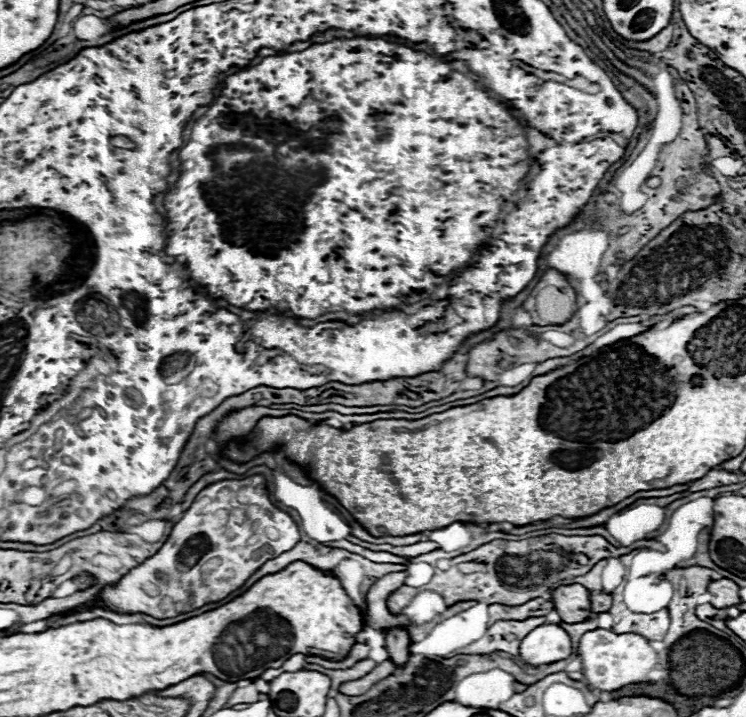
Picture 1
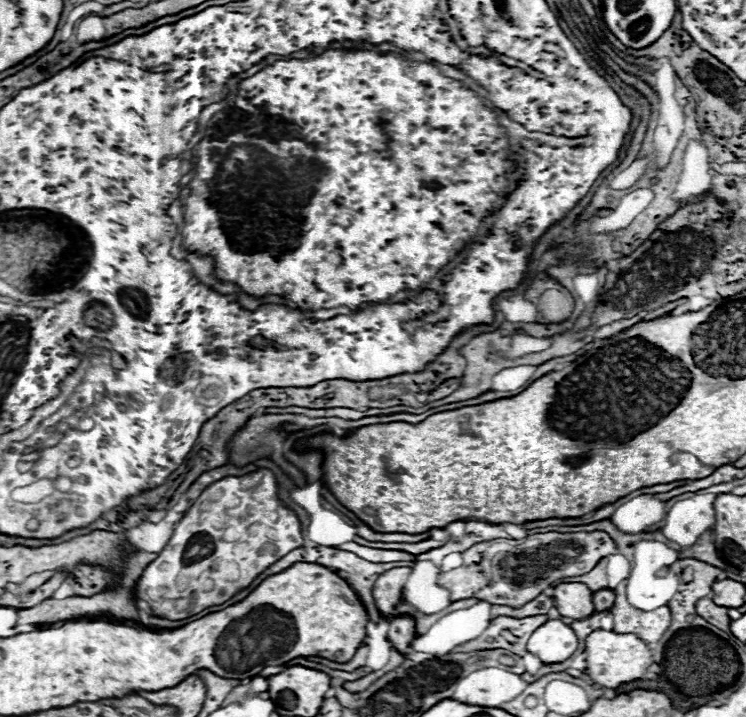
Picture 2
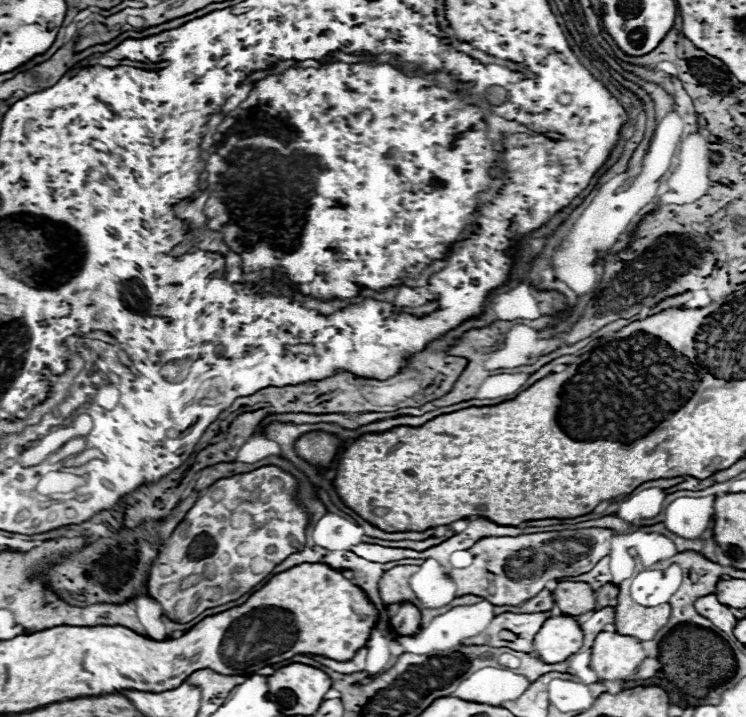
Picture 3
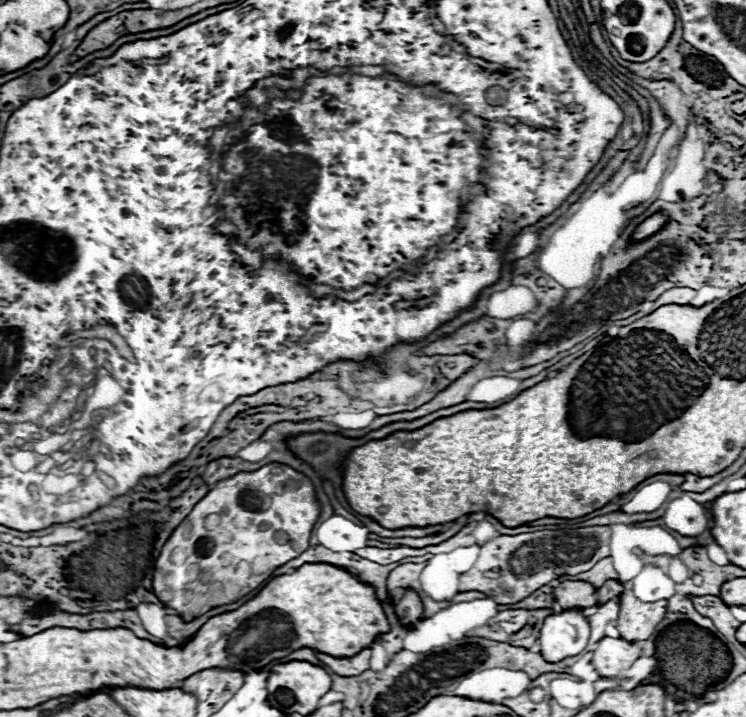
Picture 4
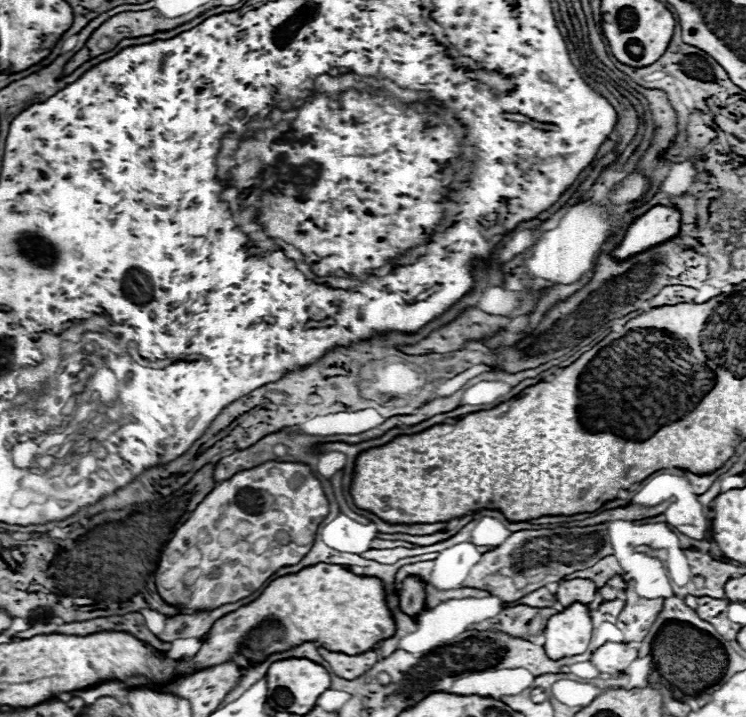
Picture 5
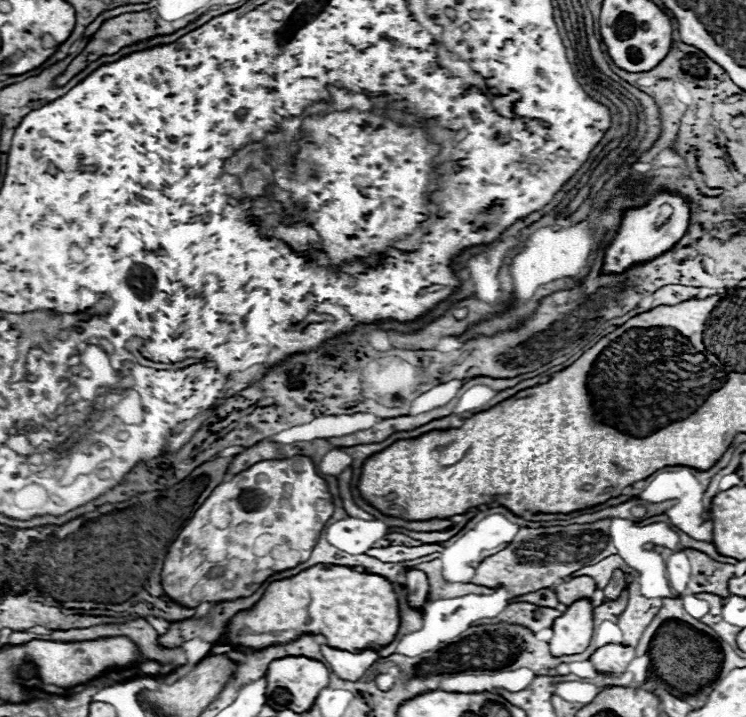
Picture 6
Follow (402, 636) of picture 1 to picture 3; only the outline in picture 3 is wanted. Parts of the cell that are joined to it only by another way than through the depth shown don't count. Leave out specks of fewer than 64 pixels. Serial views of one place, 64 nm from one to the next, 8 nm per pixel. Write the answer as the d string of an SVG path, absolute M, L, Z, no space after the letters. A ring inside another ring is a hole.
M398 604L398 612L394 612L398 618L398 622L392 622L392 628L396 634L400 636L412 636L418 632L420 628L420 610L416 606L410 604Z

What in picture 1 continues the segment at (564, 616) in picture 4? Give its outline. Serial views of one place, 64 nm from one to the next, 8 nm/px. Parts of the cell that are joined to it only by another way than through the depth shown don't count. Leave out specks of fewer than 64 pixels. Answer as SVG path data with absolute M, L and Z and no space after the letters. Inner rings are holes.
M558 624L538 626L520 644L520 656L536 666L564 660L572 654L572 650L568 632Z

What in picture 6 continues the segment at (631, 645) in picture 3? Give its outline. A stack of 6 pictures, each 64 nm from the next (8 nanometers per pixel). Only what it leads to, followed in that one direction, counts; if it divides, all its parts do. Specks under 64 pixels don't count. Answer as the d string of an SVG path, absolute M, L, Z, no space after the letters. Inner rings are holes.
M622 644L600 646L590 656L594 668L604 674L622 674L632 660L634 660L634 648Z

